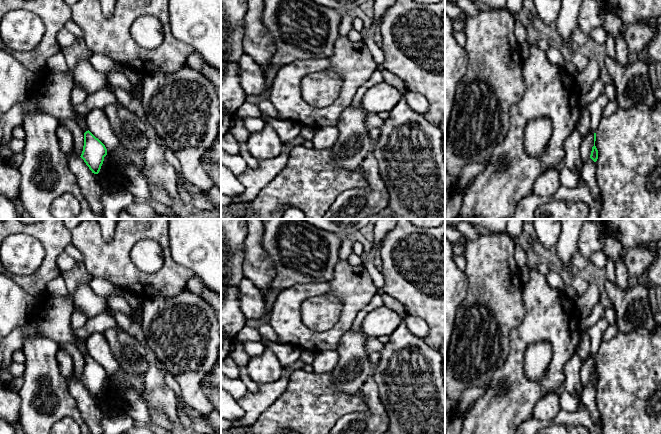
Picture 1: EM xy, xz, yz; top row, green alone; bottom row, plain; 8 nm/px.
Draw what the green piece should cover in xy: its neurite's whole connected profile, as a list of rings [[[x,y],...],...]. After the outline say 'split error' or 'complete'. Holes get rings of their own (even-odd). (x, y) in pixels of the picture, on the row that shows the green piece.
[[[108,89],[99,90],[90,94],[82,103],[72,104],[72,109],[76,115],[76,123],[84,132],[84,146],[81,158],[94,174],[98,174],[107,155],[105,145],[96,138],[87,128],[86,116],[95,108],[104,108],[109,104],[117,103],[122,104],[116,96]]] | split error

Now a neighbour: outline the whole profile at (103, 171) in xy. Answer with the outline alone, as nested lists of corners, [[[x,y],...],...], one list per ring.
[[[106,155],[104,157],[104,161],[103,164],[101,166],[101,169],[99,171],[99,173],[97,174],[98,179],[100,181],[100,183],[106,187],[108,187],[109,189],[115,189],[115,190],[119,190],[122,191],[124,190],[124,188],[120,187],[120,186],[114,186],[114,185],[108,185],[107,181],[106,181],[106,174],[108,173],[108,163],[109,163],[109,157],[108,155]]]

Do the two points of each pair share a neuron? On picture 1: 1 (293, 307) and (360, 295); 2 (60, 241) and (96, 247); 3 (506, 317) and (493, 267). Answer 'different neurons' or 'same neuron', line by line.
1: same neuron
2: different neurons
3: same neuron

